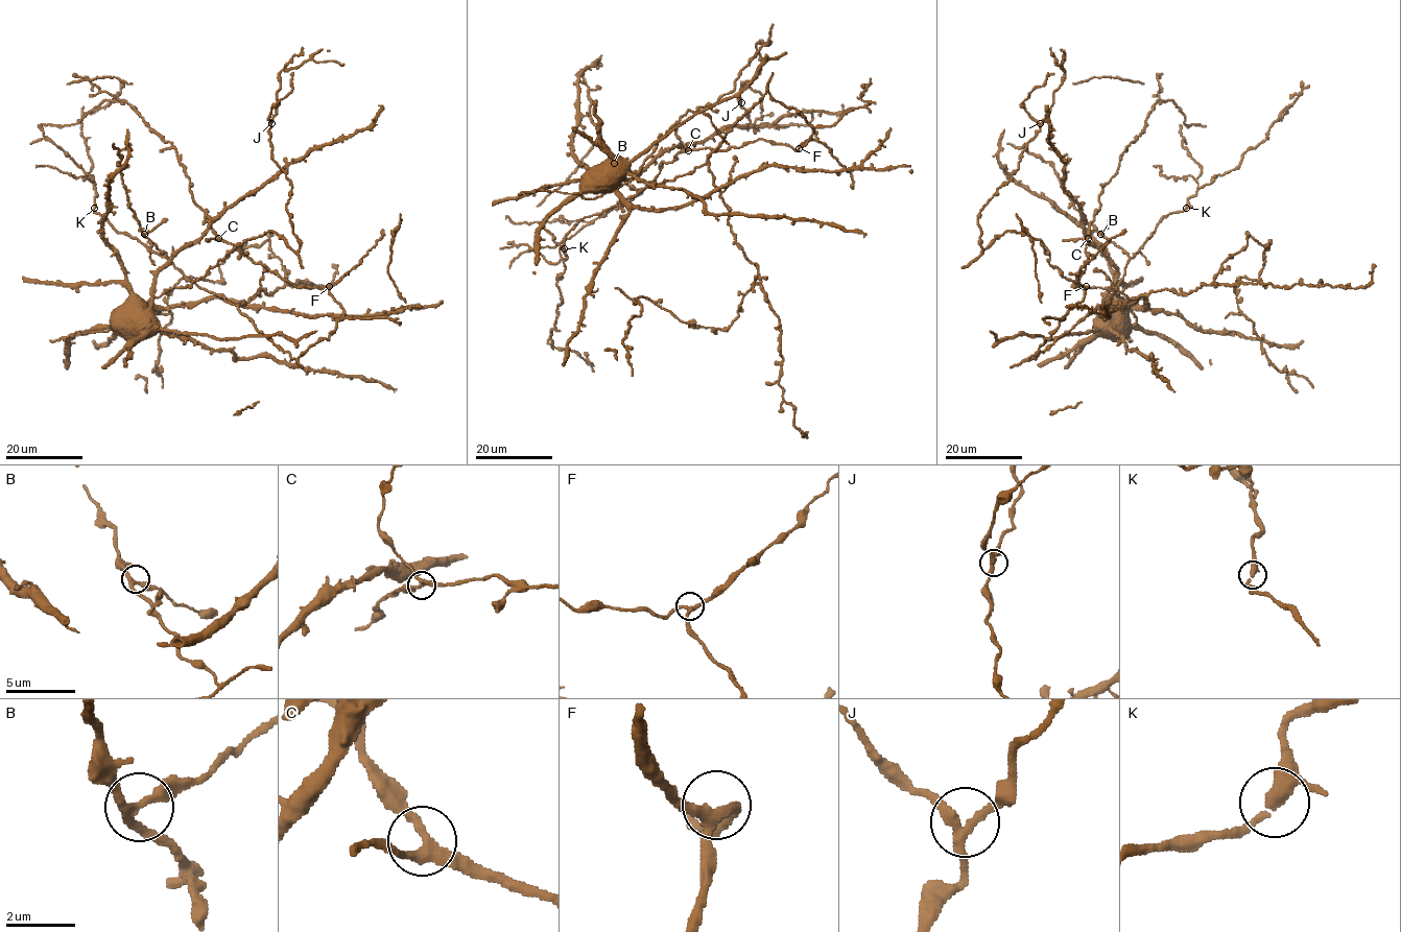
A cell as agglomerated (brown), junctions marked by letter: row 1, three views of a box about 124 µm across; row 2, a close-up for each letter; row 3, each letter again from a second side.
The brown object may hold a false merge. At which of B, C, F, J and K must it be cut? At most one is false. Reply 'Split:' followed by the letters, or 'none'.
Split: none

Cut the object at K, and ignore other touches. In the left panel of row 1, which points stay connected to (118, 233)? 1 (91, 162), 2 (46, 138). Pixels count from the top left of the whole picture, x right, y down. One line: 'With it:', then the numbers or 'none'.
With it: none

